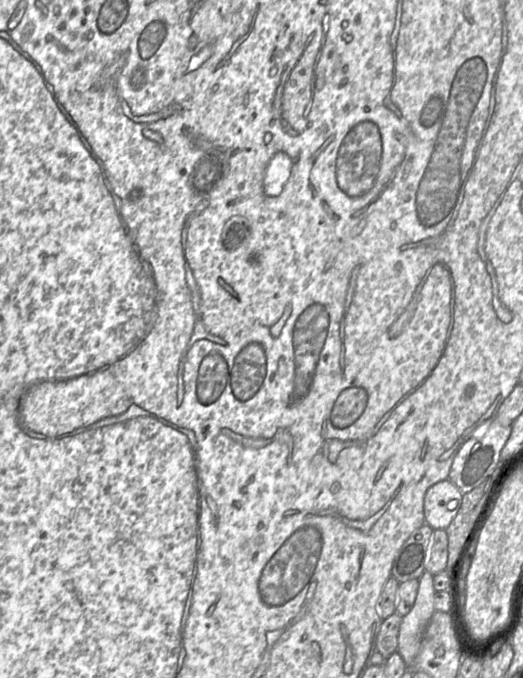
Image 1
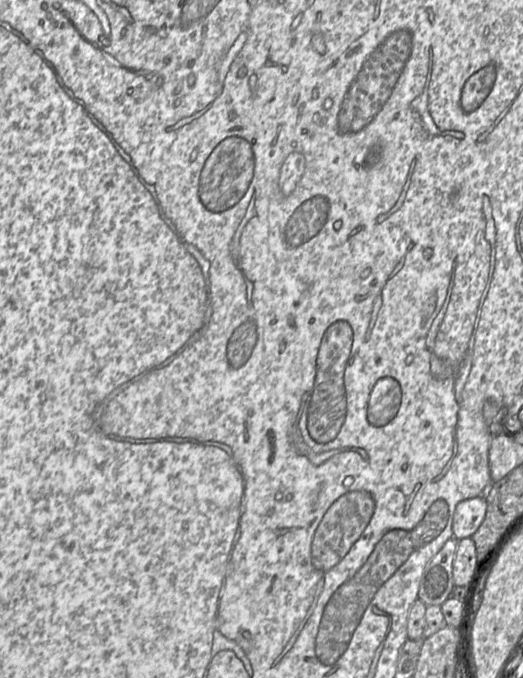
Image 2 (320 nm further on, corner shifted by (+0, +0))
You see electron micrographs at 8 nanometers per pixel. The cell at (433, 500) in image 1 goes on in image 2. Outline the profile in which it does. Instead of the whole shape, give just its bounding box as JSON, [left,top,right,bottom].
[453,496,487,540]

